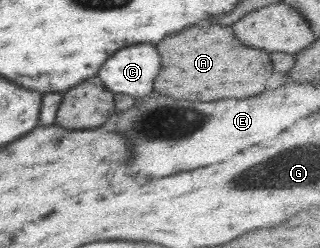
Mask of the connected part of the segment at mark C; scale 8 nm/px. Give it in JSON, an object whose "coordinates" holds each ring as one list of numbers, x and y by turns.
{"coordinates":[[139,44,115,51,99,68,97,76,109,92,127,94,133,98,147,96,159,70,155,46]]}

